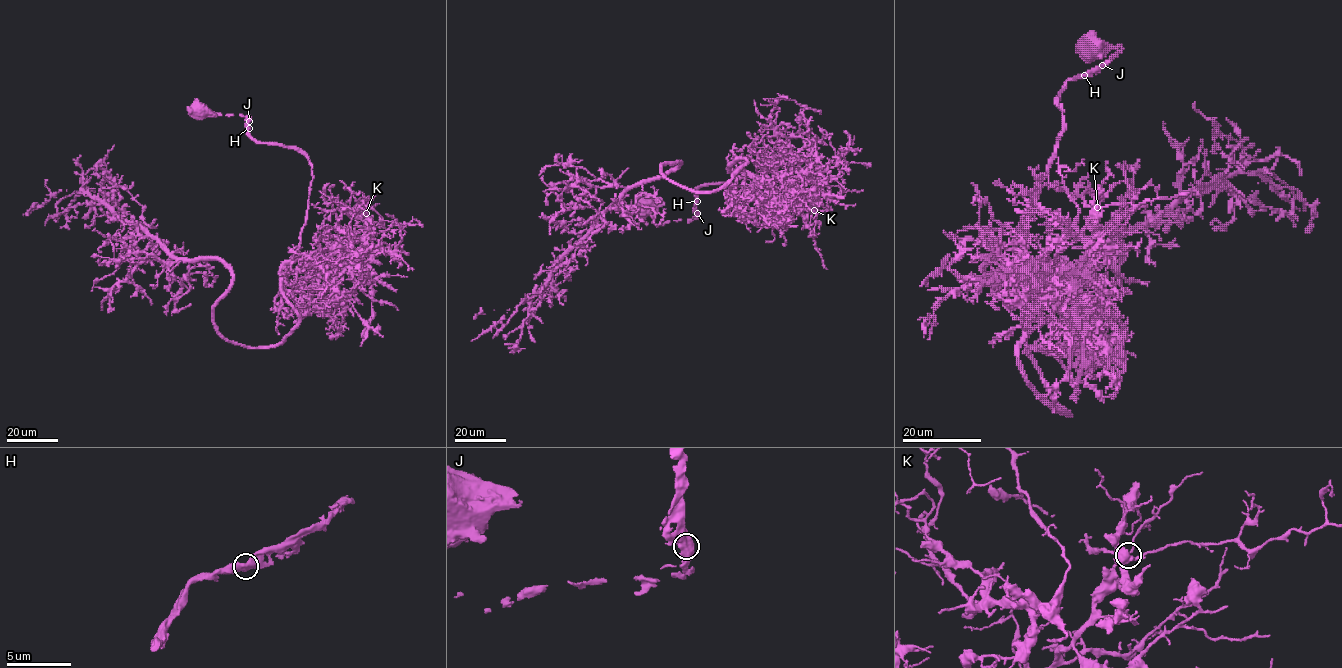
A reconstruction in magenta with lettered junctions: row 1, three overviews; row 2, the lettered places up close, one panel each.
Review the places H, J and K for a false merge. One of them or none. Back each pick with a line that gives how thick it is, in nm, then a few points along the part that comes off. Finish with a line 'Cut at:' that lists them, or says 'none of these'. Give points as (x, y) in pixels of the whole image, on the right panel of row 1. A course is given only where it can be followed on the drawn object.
Cut at: none of these

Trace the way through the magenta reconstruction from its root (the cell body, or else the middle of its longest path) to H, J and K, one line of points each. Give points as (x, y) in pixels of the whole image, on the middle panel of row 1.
H: (644, 209), (644, 220), (659, 226), (670, 221), (695, 219), (697, 201)
J: (644, 209), (644, 220), (659, 226), (670, 221), (692, 220), (697, 213)
K: (644, 209), (659, 226), (695, 219), (701, 185), (759, 186), (749, 157), (745, 170), (794, 186), (814, 210)

